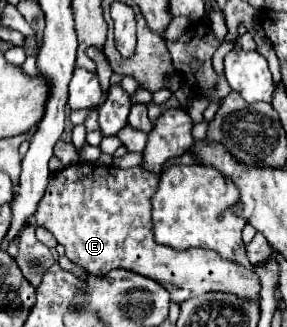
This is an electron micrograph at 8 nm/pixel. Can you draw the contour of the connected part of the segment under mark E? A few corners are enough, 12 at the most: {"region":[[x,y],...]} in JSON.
{"region":[[78,162],[34,214],[70,262],[158,280],[178,304],[256,298],[216,252],[154,242],[160,176]]}

